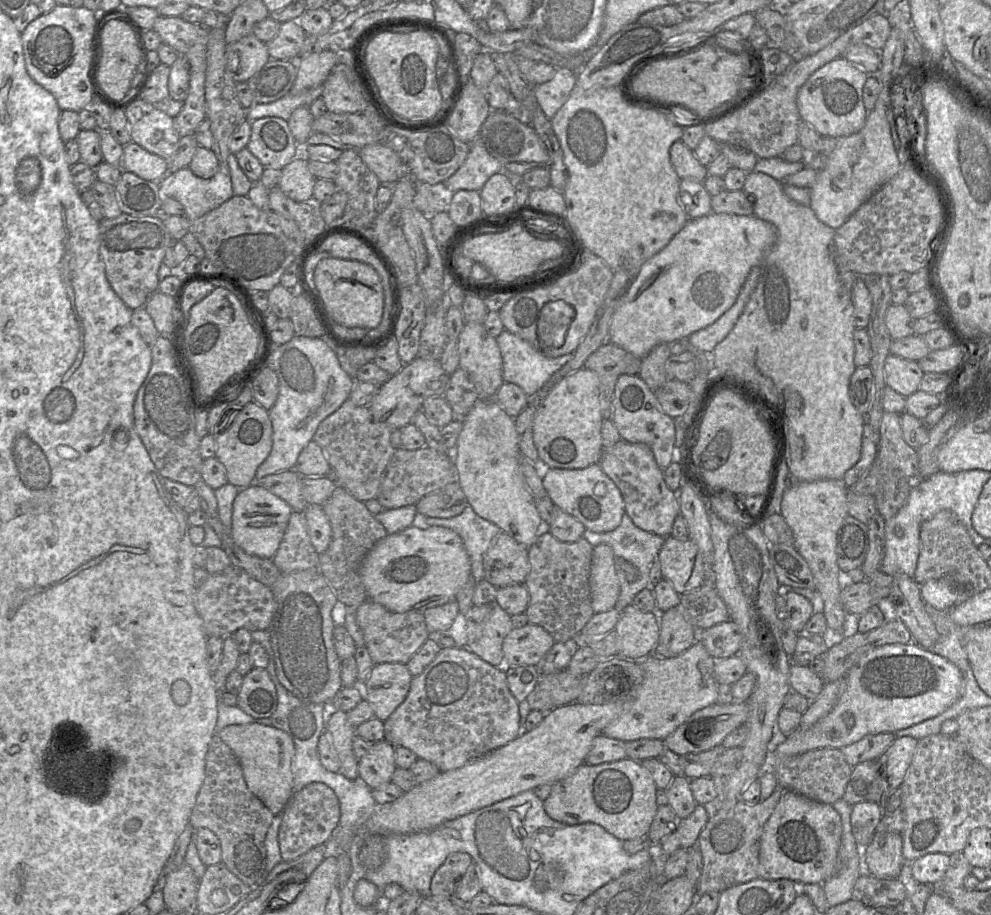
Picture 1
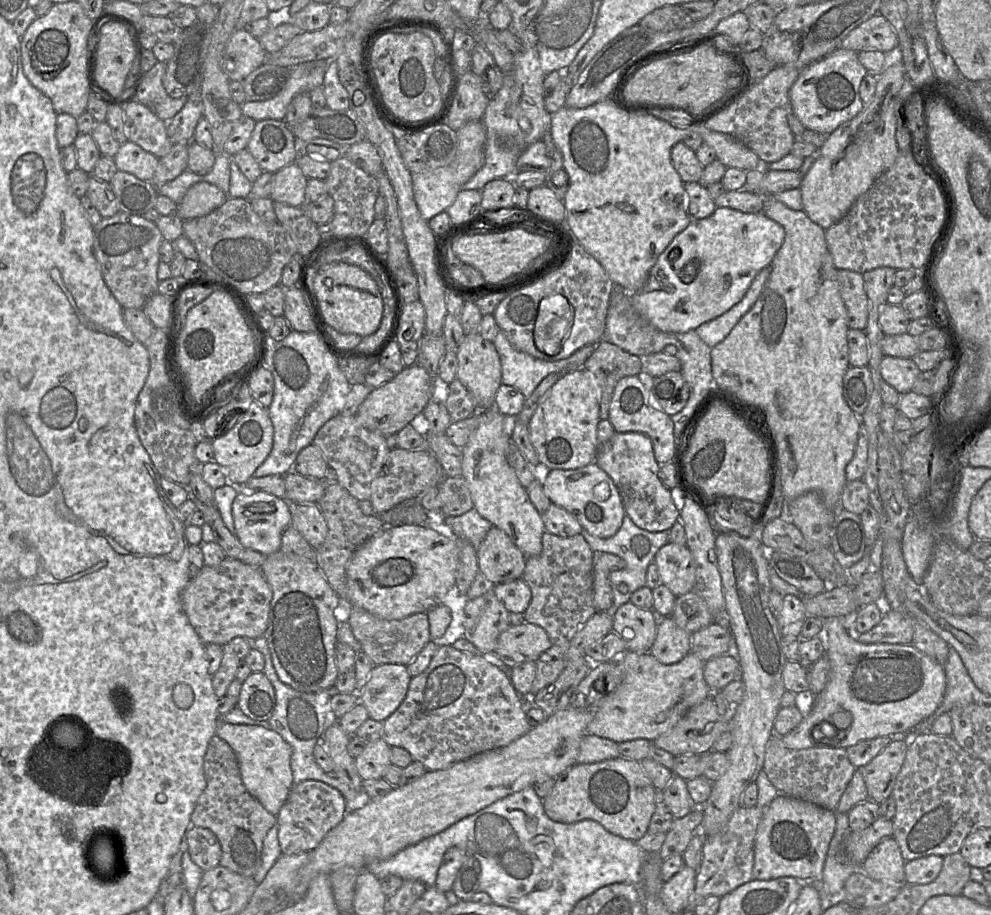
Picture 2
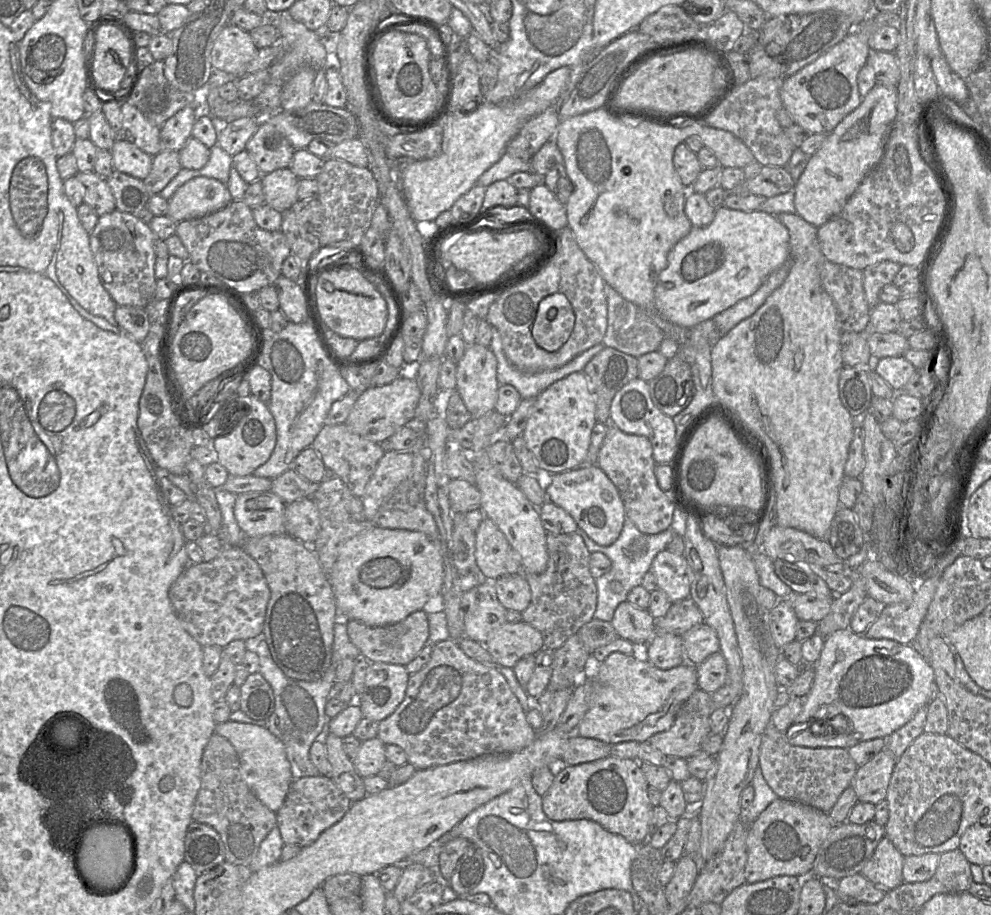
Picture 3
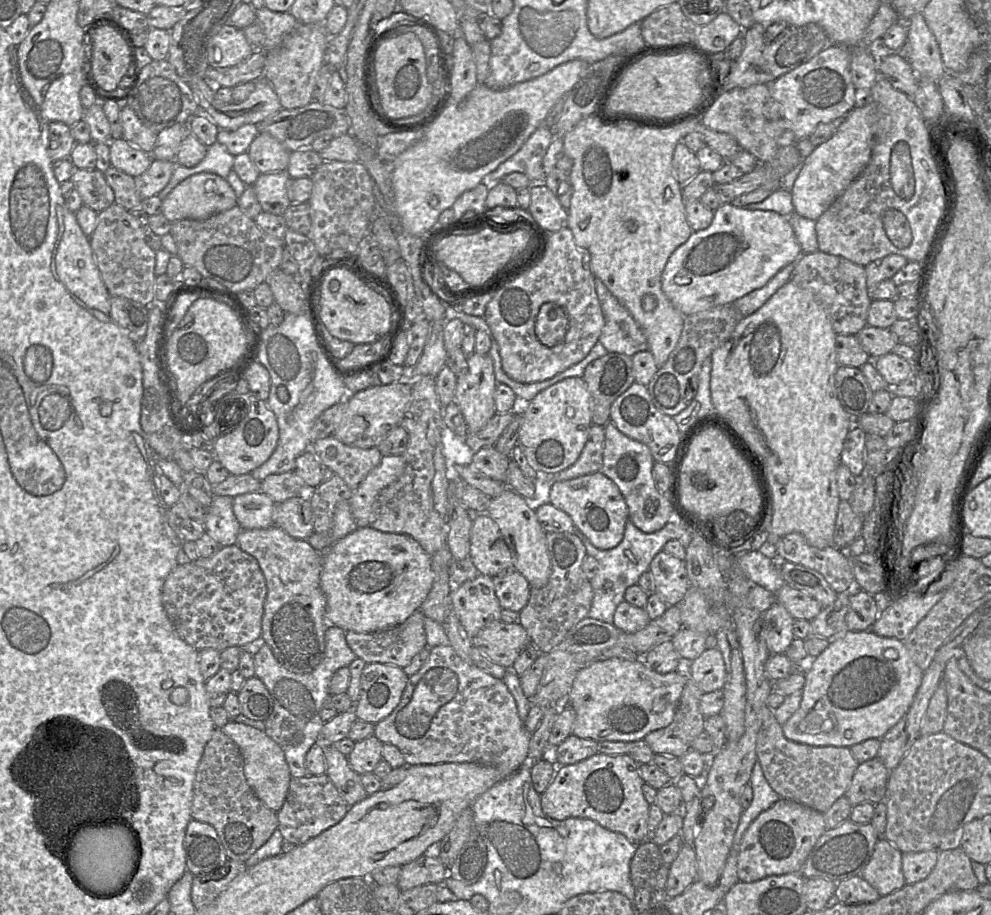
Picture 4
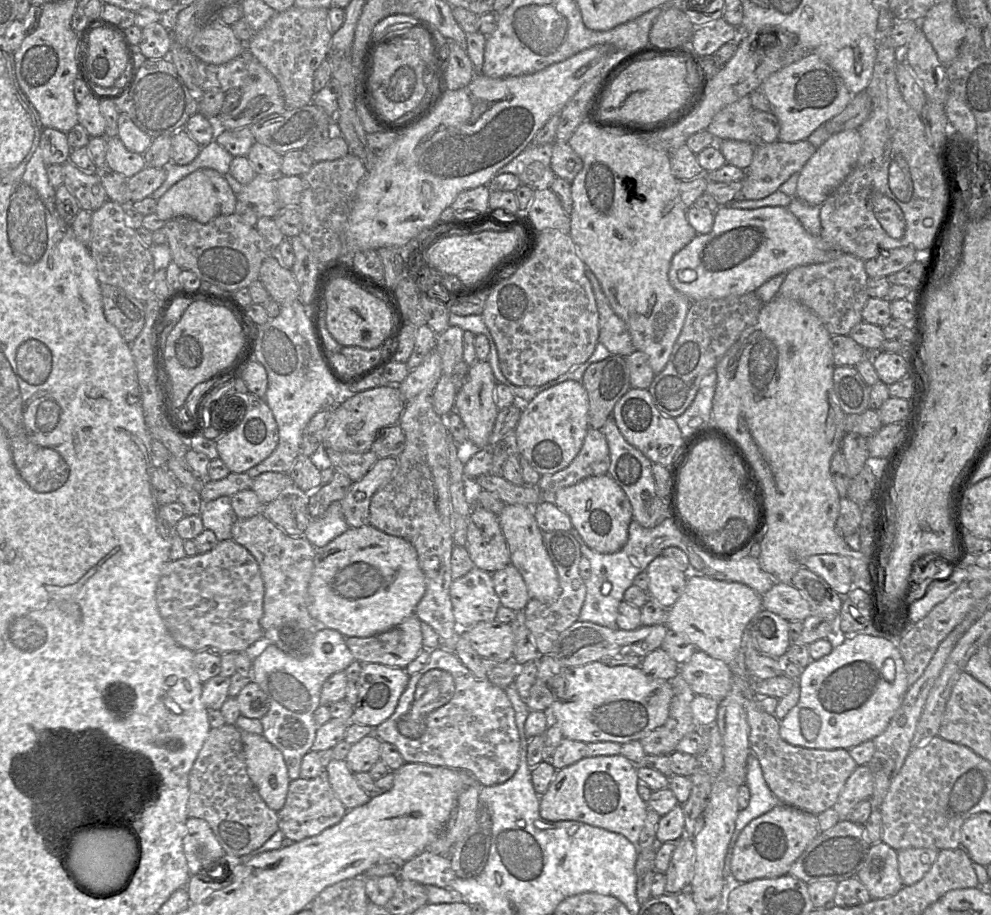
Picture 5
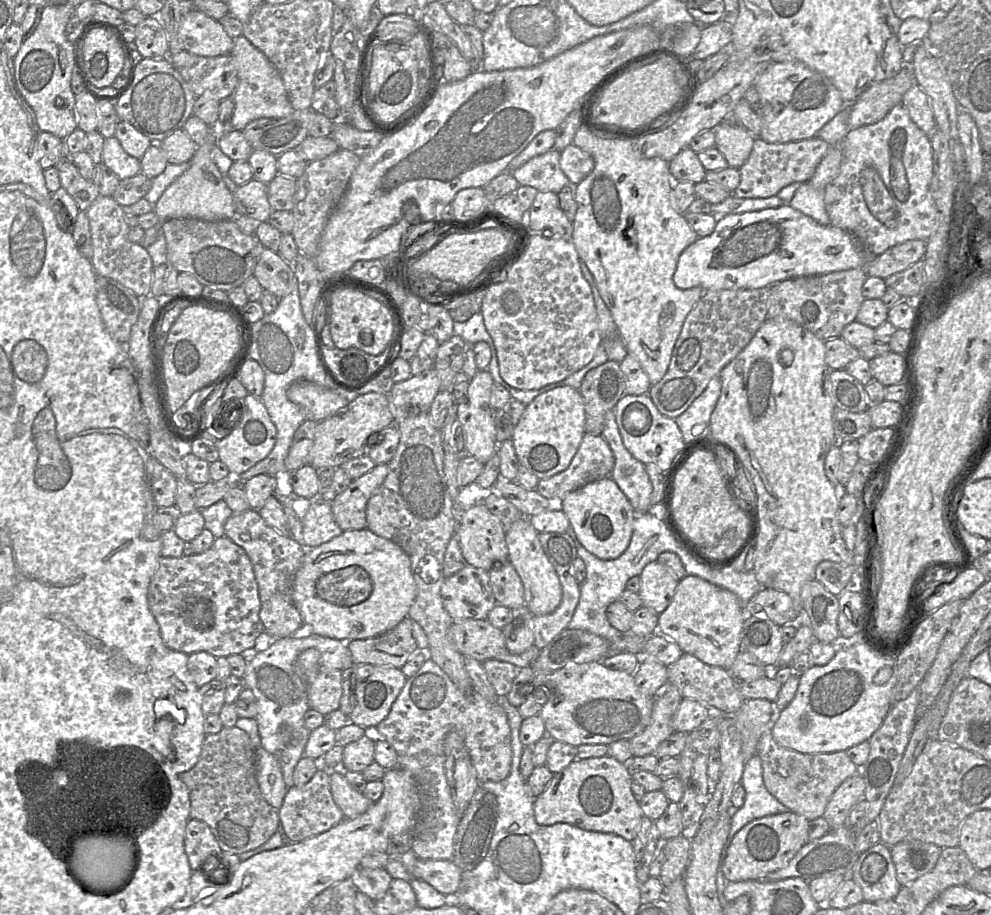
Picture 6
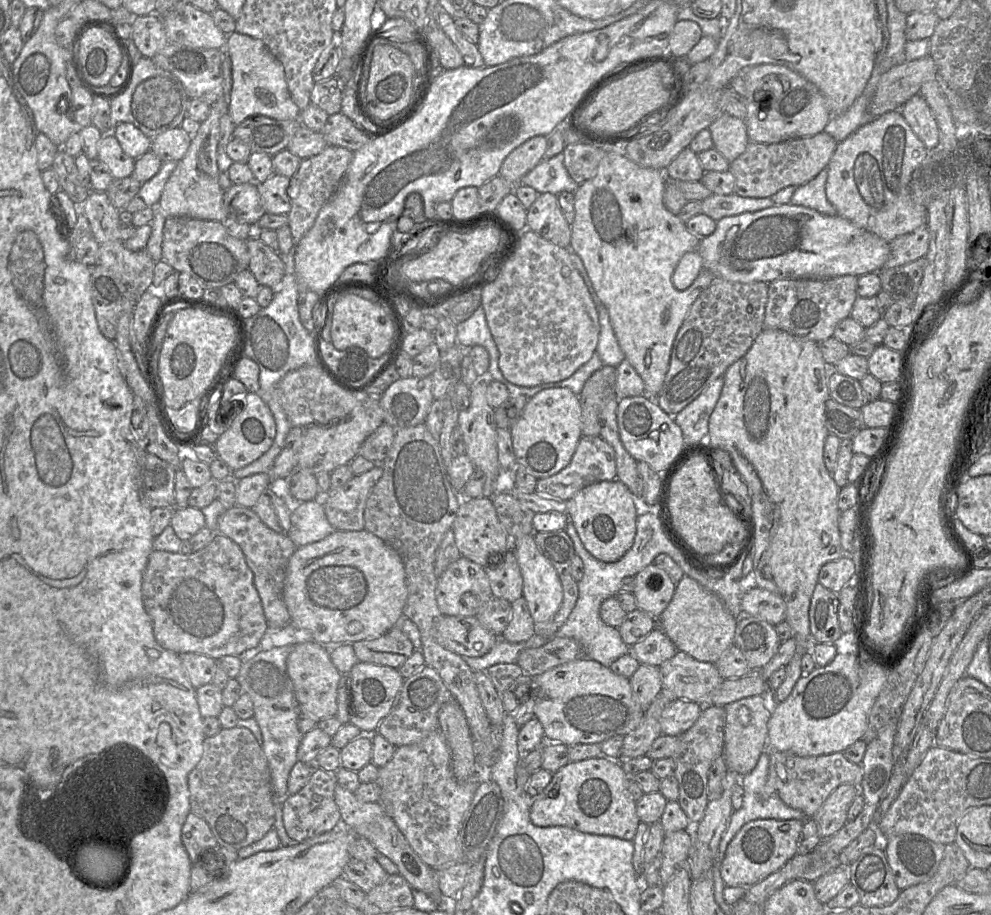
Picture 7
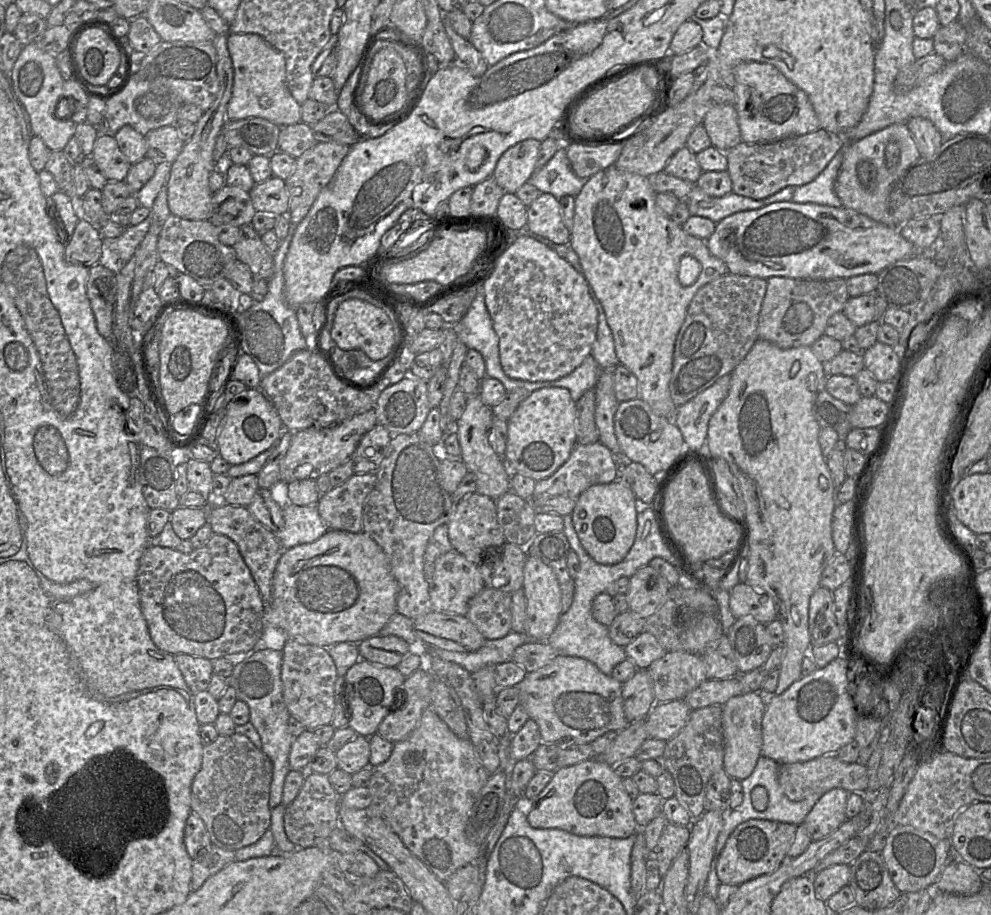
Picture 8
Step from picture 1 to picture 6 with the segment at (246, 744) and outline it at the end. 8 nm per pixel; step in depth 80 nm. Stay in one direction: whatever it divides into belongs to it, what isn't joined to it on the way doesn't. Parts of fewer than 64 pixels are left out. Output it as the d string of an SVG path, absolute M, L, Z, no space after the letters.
M260 746L255 750L255 769L261 794L269 805L279 810L288 790L279 762Z

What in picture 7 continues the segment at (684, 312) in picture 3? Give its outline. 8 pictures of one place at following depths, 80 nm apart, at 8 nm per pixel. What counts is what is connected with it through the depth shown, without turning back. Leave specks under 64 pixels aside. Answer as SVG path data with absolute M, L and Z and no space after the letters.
M788 203L717 221L715 231L701 238L698 250L682 256L672 282L677 290L684 291L702 268L711 271L716 279L740 283L861 276L881 270L889 254L888 242L849 220Z

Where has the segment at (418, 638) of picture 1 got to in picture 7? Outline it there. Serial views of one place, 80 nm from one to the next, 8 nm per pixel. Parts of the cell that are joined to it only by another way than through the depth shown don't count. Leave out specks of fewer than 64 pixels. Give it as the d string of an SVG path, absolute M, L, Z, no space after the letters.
M397 627L375 639L352 644L358 661L399 669L414 653L415 648L407 635Z

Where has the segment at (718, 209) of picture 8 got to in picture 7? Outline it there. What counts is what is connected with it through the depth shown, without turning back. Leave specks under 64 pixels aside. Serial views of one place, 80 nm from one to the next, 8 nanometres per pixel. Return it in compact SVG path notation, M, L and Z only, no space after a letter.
M734 192L726 195L711 194L701 202L702 214L709 216L715 221L745 212L760 211L776 205L771 197L741 197Z

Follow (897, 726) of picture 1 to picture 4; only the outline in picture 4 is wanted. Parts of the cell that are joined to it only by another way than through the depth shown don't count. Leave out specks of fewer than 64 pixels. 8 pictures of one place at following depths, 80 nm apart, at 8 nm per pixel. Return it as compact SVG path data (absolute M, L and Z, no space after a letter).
M871 630L852 632L848 631L842 639L831 643L819 656L810 659L805 673L805 684L802 689L802 699L797 711L782 725L784 736L793 742L804 743L810 746L848 747L859 744L867 739L881 739L908 711L921 684L924 671L913 661L904 642L895 638L886 638L876 635Z

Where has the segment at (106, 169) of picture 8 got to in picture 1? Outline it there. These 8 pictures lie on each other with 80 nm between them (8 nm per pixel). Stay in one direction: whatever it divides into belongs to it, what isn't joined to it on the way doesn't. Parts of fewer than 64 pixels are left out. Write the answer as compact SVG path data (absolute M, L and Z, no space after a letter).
M132 141L124 145L119 167L122 171L132 172L147 181L159 182L168 173L168 163L165 159Z

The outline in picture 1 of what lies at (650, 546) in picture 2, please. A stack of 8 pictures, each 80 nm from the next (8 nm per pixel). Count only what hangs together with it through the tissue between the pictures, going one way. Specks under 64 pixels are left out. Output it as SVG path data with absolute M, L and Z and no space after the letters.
M624 513L620 525L610 532L596 533L585 529L583 538L588 541L593 547L599 544L609 545L615 557L621 557L633 564L638 572L639 578L634 582L628 582L625 572L621 569L616 570L617 577L620 583L620 595L615 604L615 609L621 612L626 606L632 604L634 597L645 588L652 588L650 586L649 572L651 564L658 556L658 553L664 543L665 538L656 534L646 532L634 525L630 517Z

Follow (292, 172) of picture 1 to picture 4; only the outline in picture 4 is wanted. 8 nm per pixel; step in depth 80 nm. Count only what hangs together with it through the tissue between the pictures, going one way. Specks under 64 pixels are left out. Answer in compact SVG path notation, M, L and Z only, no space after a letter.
M286 172L260 174L252 185L262 211L282 215L292 204L289 197L291 178Z

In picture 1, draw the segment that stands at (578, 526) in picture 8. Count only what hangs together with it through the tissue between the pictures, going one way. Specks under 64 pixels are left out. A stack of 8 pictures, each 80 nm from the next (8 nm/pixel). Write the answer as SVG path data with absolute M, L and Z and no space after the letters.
M599 464L584 469L550 468L542 485L553 504L579 520L587 530L596 533L616 529L625 513L622 494Z

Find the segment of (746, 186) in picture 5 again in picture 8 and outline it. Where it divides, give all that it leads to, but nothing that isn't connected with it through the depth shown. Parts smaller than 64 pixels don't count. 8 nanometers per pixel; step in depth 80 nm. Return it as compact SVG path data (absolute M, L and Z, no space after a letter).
M818 130L790 136L770 143L743 143L728 150L727 172L732 180L732 192L744 197L762 200L788 186L802 186L812 182L846 145L842 135Z

